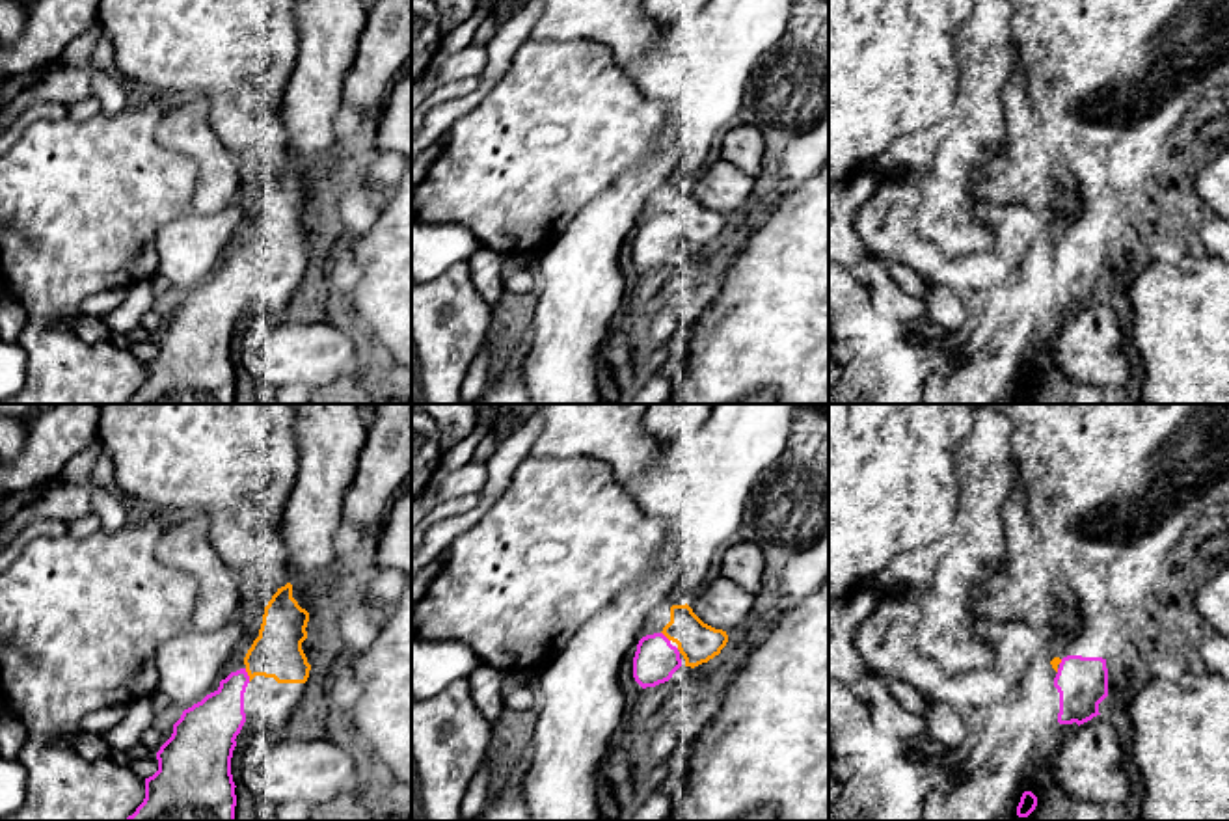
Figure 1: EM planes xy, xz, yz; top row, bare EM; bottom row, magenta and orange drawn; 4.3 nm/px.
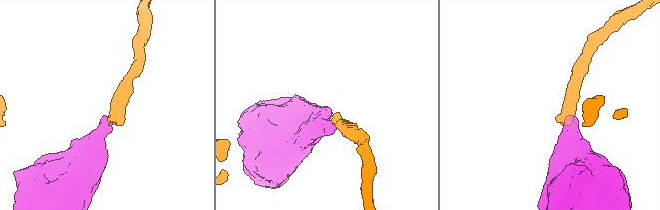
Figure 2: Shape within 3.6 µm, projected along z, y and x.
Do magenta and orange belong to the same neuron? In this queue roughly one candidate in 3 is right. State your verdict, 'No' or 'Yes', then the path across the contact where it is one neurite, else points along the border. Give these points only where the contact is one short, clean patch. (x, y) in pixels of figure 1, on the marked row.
Yes

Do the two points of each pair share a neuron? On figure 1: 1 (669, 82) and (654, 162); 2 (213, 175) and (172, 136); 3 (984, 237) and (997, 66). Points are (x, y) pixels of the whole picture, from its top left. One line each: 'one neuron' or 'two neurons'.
1: one neuron
2: one neuron
3: one neuron

